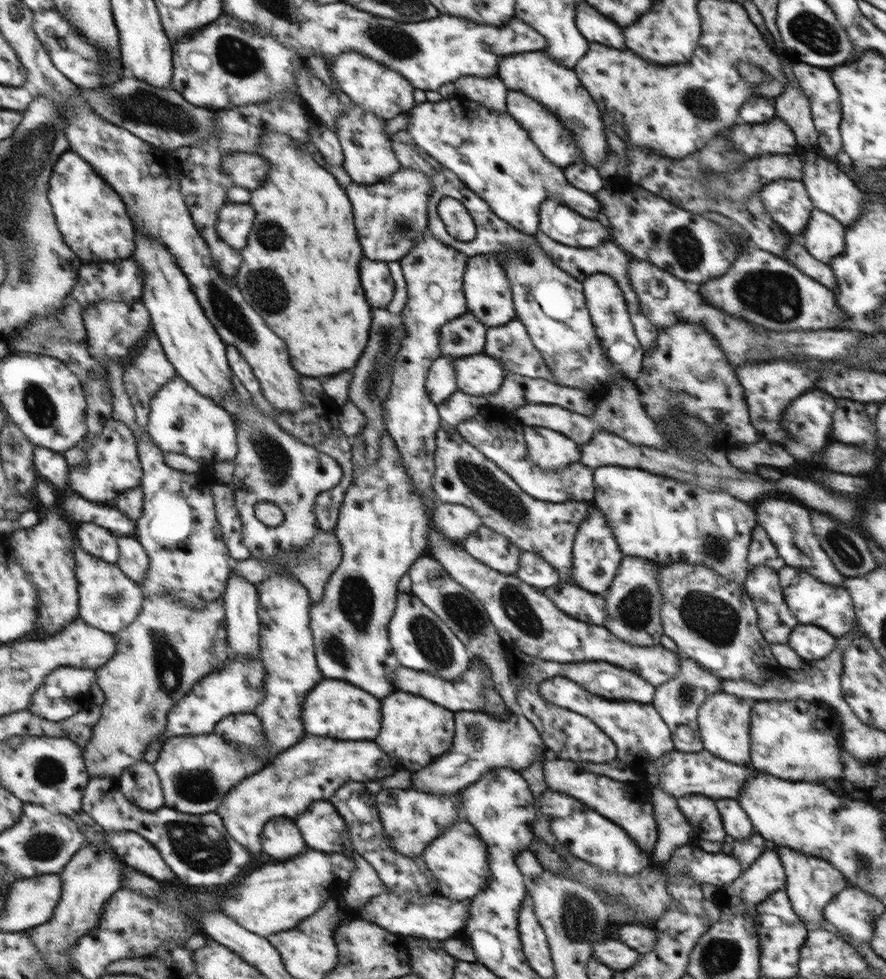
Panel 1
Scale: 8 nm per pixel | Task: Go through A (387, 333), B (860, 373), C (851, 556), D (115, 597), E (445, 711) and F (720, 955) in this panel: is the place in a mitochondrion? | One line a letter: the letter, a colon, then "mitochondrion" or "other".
A: mitochondrion
B: other
C: mitochondrion
D: mitochondrion
E: other
F: mitochondrion

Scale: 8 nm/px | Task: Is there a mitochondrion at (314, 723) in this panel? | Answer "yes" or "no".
no

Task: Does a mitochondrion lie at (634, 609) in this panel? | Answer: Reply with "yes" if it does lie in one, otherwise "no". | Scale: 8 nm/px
yes

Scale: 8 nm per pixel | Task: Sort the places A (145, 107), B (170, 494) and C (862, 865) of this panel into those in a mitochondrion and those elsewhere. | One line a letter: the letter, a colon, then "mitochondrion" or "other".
A: mitochondrion
B: other
C: mitochondrion

